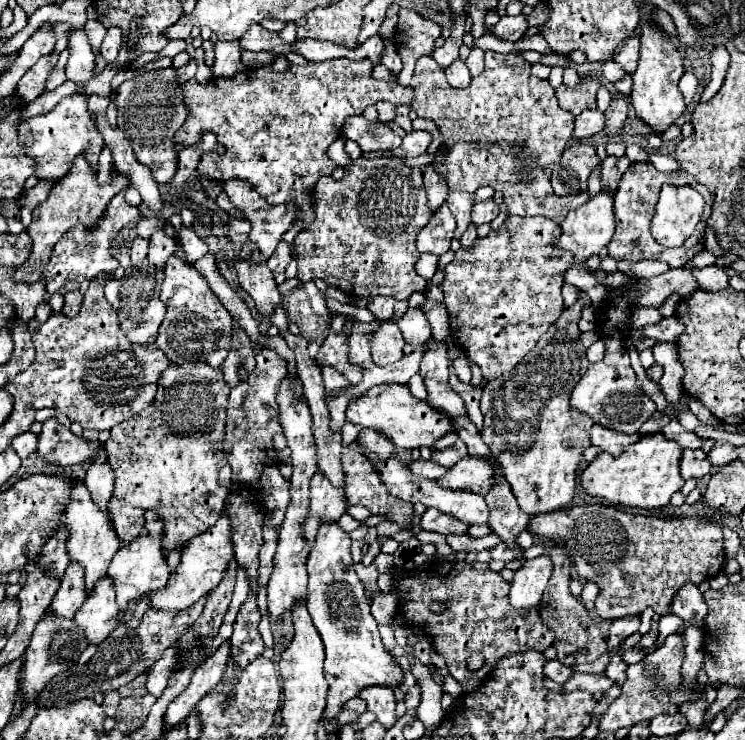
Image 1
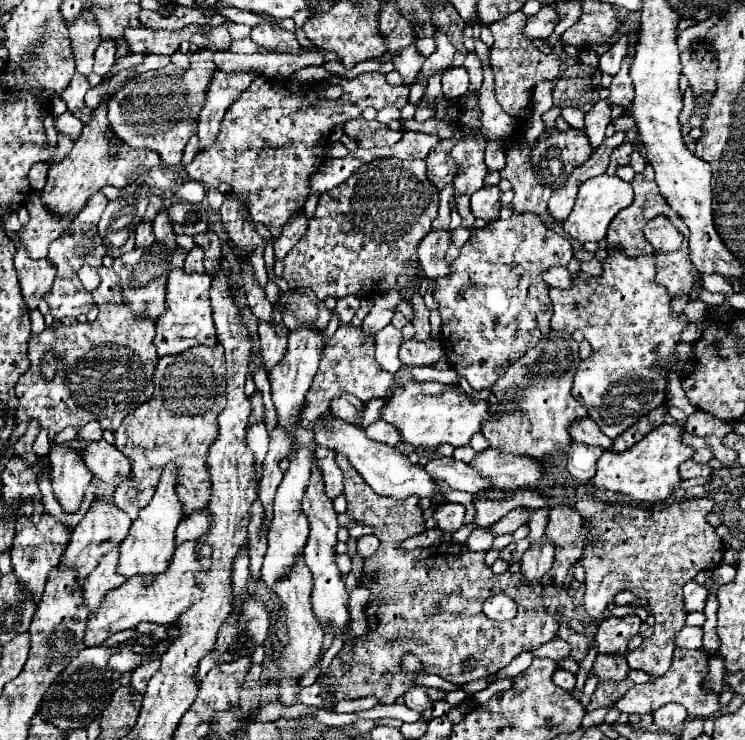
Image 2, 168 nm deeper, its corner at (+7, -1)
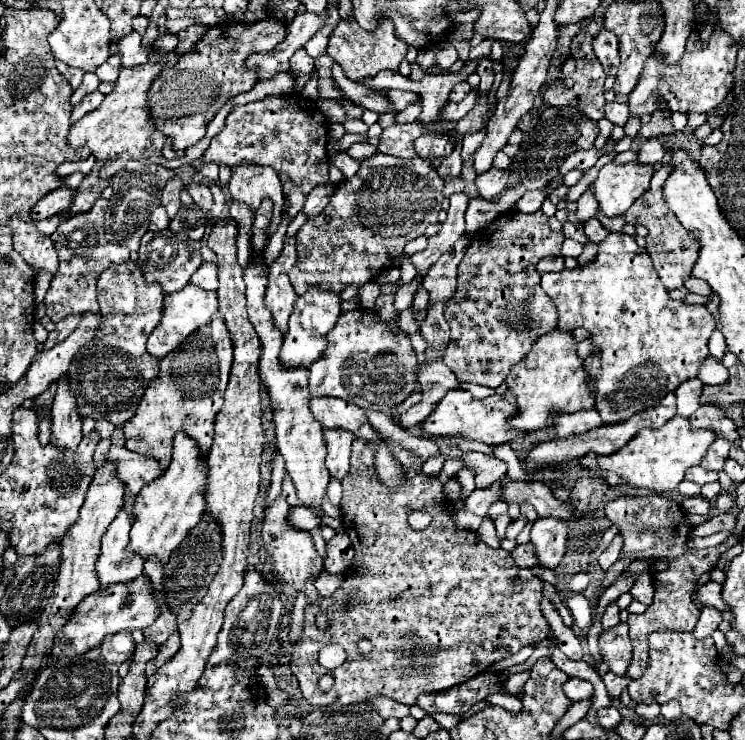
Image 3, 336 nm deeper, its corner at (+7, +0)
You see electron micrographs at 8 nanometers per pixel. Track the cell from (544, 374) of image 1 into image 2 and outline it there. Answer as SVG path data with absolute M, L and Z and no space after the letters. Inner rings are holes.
M550 330L548 338L540 340L534 348L528 348L526 354L490 388L490 418L482 426L488 444L502 454L528 456L542 466L570 446L570 426L588 418L586 408L576 402L570 392L578 364L578 342L560 330Z

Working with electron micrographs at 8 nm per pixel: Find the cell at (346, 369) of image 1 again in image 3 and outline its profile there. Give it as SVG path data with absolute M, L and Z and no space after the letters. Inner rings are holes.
M356 309L346 311L338 317L332 331L328 331L328 347L324 349L324 357L316 361L316 365L310 365L310 397L340 397L346 399L362 409L368 411L392 411L396 405L400 405L410 393L416 391L416 353L412 349L410 337L400 329L398 317L390 321L378 319L376 311Z

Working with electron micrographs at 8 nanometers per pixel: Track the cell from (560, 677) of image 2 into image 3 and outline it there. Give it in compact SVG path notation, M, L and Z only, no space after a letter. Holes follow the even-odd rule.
M568 679L564 683L564 693L570 701L590 701L594 697L594 687L584 679Z

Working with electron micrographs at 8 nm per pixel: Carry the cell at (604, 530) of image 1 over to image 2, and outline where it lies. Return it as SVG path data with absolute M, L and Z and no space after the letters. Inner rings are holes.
M688 498L688 500L684 500L684 502L674 502L674 504L670 504L670 506L660 506L660 508L630 508L630 506L618 506L618 504L600 502L600 500L580 500L580 502L576 504L576 510L578 510L580 514L584 514L584 522L588 522L588 542L584 542L584 550L582 550L582 556L580 556L580 560L578 560L578 564L586 570L586 582L584 582L584 584L586 584L586 594L584 594L586 614L588 614L590 618L596 618L596 620L598 620L598 618L604 616L604 612L606 612L608 604L614 600L614 596L618 596L618 594L624 592L624 590L638 590L638 592L642 592L642 594L646 596L648 606L650 606L650 610L652 610L652 616L656 618L652 636L646 638L646 642L643 642L636 650L628 652L628 656L626 656L626 658L628 658L628 666L634 668L634 670L644 670L644 672L650 672L650 674L654 674L654 676L662 676L662 674L668 670L668 666L670 666L670 662L672 662L672 652L674 652L674 636L676 636L678 630L684 626L684 618L686 618L686 610L684 610L684 602L682 602L682 586L684 586L686 582L690 582L698 572L702 572L702 570L714 570L714 568L718 568L718 566L722 564L722 556L724 556L722 540L718 538L714 526L706 520L708 514L712 512L712 504L714 504L714 502L708 500L708 498Z

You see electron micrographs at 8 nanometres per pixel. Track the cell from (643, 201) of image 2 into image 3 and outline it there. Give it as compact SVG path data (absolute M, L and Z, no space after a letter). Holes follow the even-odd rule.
M664 163L652 177L652 185L650 189L644 193L644 197L640 197L638 201L634 201L634 205L628 209L628 213L620 215L620 217L600 217L598 221L604 225L604 229L608 231L622 231L622 227L626 223L642 223L650 233L646 237L648 245L646 251L652 257L652 263L664 283L666 289L678 289L684 285L684 281L690 277L692 273L692 265L696 263L696 253L700 251L700 245L696 245L696 241L692 241L692 235L688 233L688 229L684 229L680 225L680 221L676 221L676 215L668 209L668 203L664 203L662 197L662 187L664 187L664 177L668 177L668 173L672 173L672 165Z

